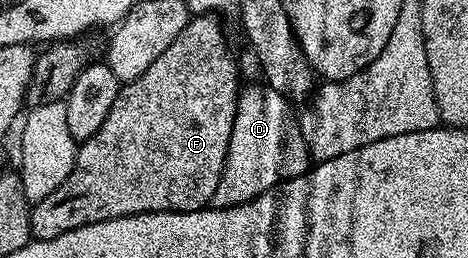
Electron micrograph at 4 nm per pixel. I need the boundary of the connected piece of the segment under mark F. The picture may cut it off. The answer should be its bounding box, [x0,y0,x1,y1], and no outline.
[31,16,241,240]

